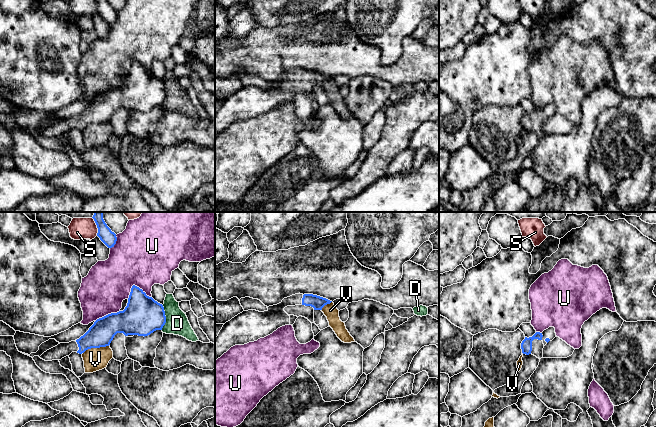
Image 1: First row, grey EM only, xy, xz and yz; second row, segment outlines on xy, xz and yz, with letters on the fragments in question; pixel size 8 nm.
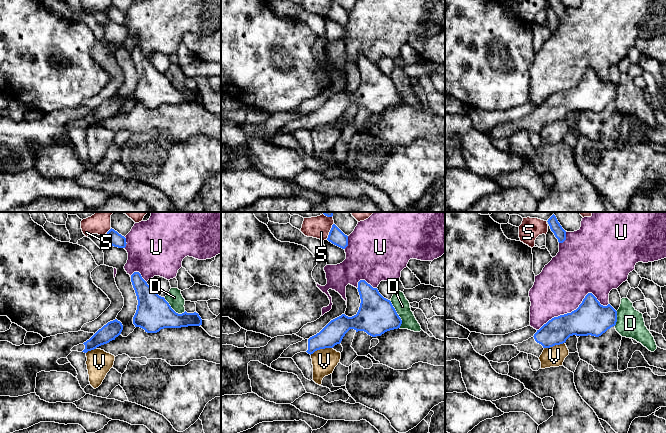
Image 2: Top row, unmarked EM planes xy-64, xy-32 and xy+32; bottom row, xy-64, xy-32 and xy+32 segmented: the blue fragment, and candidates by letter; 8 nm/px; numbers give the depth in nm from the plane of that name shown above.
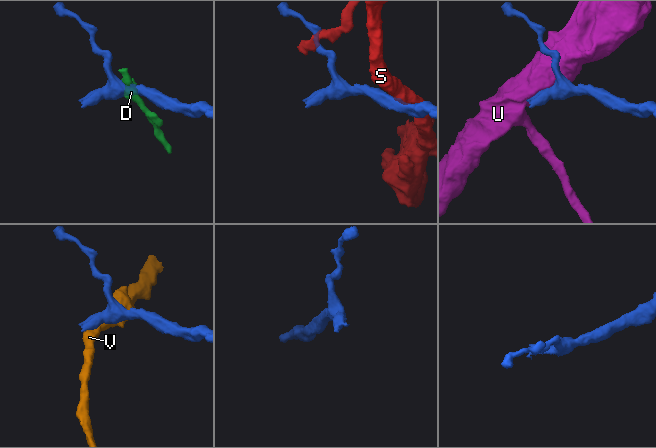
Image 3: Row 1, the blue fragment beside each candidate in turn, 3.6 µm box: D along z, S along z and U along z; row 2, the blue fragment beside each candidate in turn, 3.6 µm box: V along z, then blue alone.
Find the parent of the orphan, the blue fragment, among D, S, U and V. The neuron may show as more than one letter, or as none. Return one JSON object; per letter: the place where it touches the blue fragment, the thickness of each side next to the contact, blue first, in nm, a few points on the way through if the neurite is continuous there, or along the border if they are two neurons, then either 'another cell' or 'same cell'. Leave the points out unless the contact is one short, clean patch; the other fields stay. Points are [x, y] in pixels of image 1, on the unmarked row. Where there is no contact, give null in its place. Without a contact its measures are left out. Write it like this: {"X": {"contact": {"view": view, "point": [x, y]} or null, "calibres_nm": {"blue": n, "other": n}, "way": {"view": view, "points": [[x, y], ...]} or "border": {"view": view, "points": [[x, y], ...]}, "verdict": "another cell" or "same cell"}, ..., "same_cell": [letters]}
{"D": {"contact": {"view": "xy", "point": [165, 93]}, "calibres_nm": {"blue": 300, "other": 180}, "border": {"view": "xy", "points": [[163, 81], [165, 100], [161, 105]]}, "verdict": "another cell"}, "S": {"contact": {"view": "xy", "point": [98, 6]}, "calibres_nm": {"blue": 120, "other": 130}, "verdict": "another cell"}, "U": {"contact": {"view": "xy", "point": [135, 62]}, "calibres_nm": {"blue": 300, "other": 480}, "verdict": "another cell"}, "V": {"contact": {"view": "xy", "point": [95, 123]}, "calibres_nm": {"blue": 200, "other": 190}, "border": {"view": "xy", "points": [[108, 121], [88, 124], [83, 129]]}, "verdict": "another cell"}, "same_cell": []}

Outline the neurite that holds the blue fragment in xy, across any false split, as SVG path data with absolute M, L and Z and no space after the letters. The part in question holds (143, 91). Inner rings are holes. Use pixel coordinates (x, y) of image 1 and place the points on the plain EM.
M133 61L127 82L123 87L97 95L79 115L60 119L44 128L40 134L45 137L61 136L72 128L82 130L91 124L106 123L110 121L117 109L145 113L156 106L162 106L165 99L163 81Z

